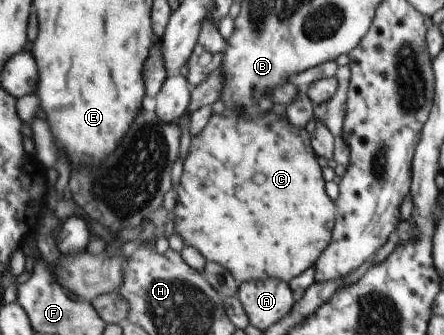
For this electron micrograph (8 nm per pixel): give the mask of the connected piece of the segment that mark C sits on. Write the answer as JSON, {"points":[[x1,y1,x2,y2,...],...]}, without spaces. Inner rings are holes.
{"points":[[268,111,255,120,248,120,232,112,230,115,211,115,202,131,191,137,188,156,179,165,176,177,177,183,174,190,177,192,177,196,175,206,170,213,173,230,180,234,185,245,196,248,206,261,224,266,238,285,242,282,266,278,276,278,288,283,292,277,296,277,302,271,306,271,308,267,314,266,319,255,327,249,327,245,331,241,331,231,334,229,338,208,334,207,335,203,332,203,324,193,324,181,320,175,320,167,314,159,311,145,308,145,308,135,305,130,294,127,285,117,275,114,273,111]]}

